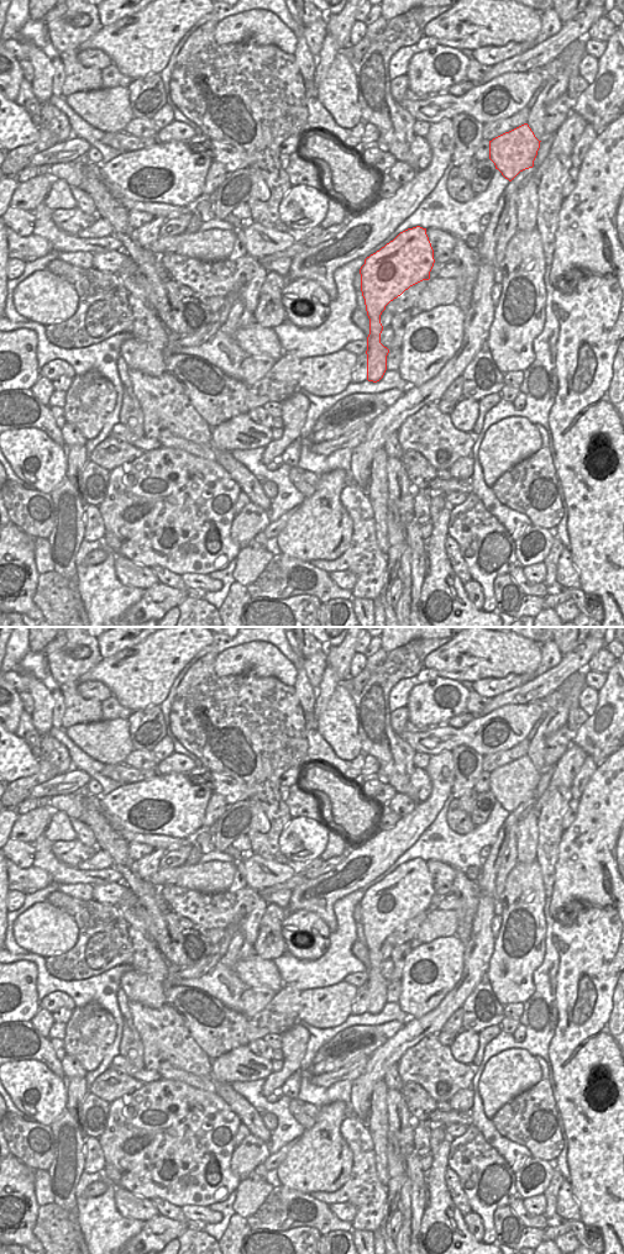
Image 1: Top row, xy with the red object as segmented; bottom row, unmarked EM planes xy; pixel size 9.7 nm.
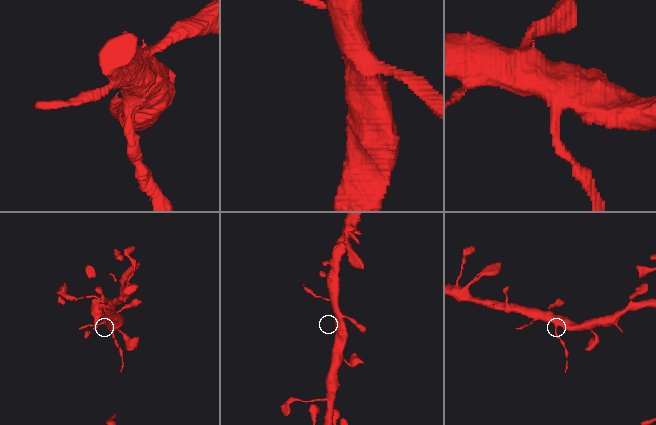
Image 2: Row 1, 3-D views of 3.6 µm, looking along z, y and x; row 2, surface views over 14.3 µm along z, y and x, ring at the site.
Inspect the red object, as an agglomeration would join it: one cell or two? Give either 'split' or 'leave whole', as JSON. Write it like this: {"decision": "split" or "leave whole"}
{"decision": "split"}

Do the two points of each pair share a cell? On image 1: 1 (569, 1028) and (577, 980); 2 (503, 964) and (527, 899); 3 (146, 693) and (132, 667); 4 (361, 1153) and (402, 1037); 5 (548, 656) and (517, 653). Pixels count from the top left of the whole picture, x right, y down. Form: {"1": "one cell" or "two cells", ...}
{"1": "one cell", "2": "one cell", "3": "one cell", "4": "two cells", "5": "two cells"}

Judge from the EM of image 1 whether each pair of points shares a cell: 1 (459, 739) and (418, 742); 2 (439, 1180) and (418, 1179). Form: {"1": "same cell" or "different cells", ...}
{"1": "same cell", "2": "different cells"}

